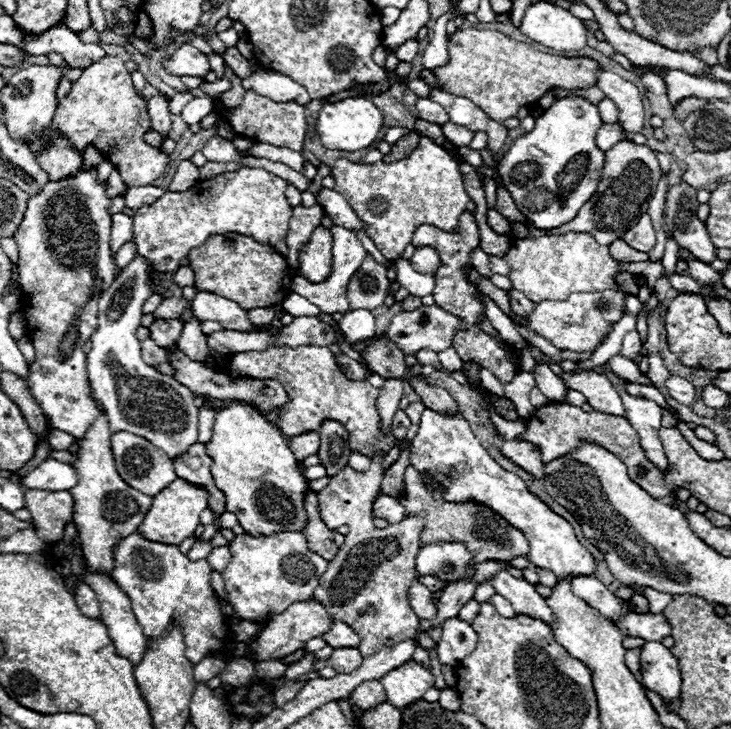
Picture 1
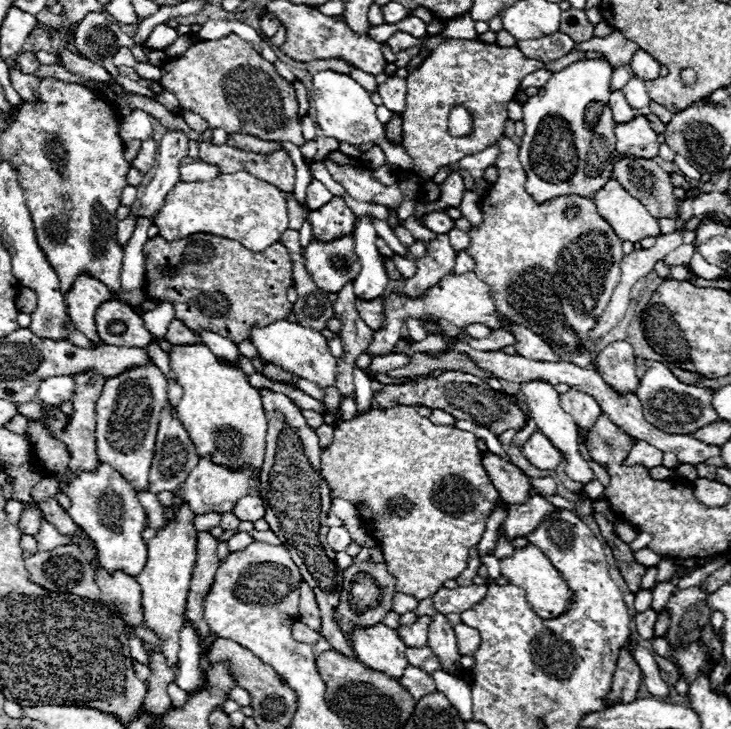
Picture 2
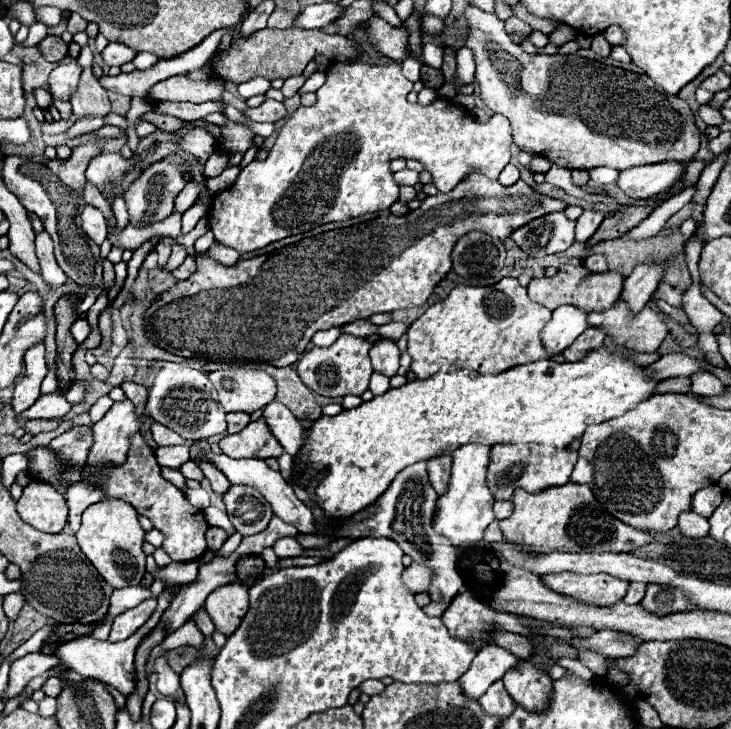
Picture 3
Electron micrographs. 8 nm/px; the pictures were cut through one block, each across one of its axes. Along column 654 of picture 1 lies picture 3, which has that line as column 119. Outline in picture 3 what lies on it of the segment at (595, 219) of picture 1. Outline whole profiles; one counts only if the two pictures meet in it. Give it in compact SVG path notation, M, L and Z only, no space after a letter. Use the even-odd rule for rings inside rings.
M118 152L100 154L90 160L90 164L86 168L86 178L88 178L88 182L98 188L102 188L102 184L110 182L112 196L116 196L116 192L124 194L128 184L140 176L138 170L132 170L132 164L134 164L134 160L124 160Z

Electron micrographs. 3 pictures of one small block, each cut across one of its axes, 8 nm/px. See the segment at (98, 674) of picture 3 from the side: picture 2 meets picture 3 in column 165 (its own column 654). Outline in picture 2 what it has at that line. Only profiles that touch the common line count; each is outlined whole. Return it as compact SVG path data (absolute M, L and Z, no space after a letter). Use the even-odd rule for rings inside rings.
M678 578L674 582L662 582L662 584L658 584L654 588L654 592L652 592L652 606L656 608L656 614L660 614L660 612L666 610L666 602L672 596L672 588L676 584L678 584Z

